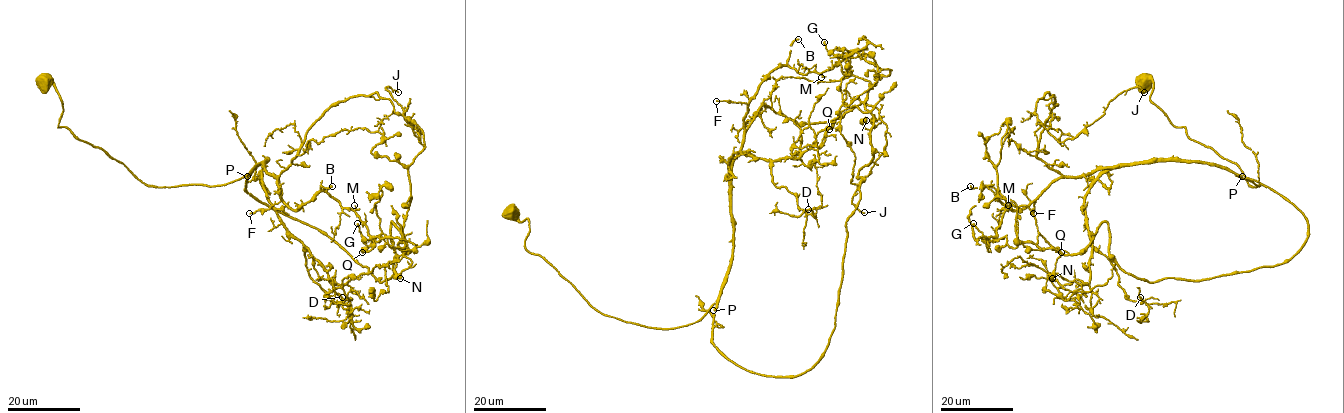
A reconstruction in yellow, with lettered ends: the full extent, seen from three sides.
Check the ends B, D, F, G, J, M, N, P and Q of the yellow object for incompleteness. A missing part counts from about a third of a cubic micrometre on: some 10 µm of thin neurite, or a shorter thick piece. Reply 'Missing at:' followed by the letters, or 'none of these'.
Missing at: B

